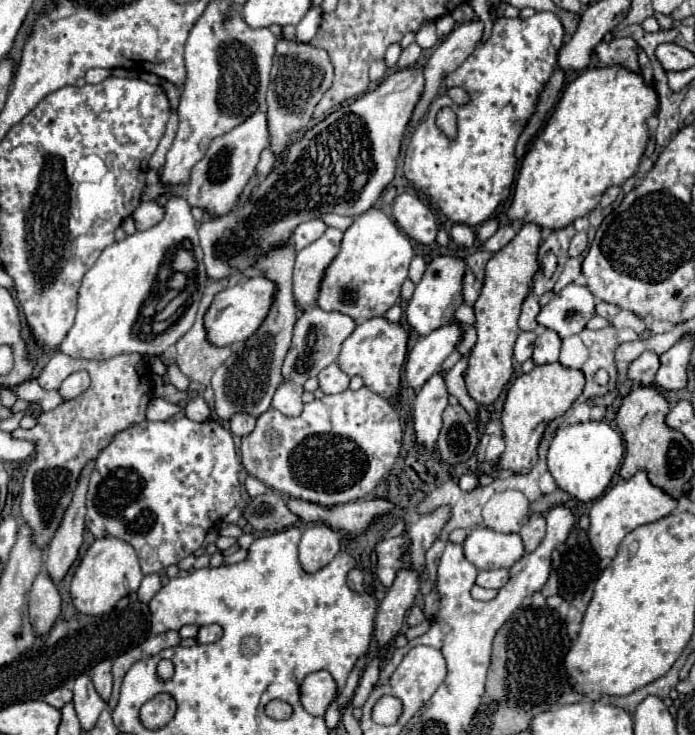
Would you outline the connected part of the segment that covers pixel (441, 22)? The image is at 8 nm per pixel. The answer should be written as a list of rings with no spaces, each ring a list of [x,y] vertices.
[[[444,14],[442,18],[438,18],[436,20],[436,32],[438,32],[438,38],[444,38],[444,36],[448,36],[450,34],[450,30],[454,28],[454,18],[450,16],[450,14]]]

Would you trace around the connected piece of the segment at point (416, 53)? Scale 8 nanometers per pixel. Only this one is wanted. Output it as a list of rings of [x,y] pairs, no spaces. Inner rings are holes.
[[[412,42],[408,48],[404,48],[404,50],[402,50],[402,56],[400,56],[400,60],[398,60],[398,68],[414,66],[414,64],[418,62],[420,54],[422,54],[422,48],[420,48],[416,42]]]

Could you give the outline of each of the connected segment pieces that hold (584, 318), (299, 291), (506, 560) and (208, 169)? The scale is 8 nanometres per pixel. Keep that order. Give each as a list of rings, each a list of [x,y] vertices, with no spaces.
[[[568,284],[538,314],[538,324],[558,332],[560,338],[580,334],[596,314],[596,298],[588,286]]]
[[[328,228],[316,242],[306,246],[296,254],[294,264],[294,298],[300,310],[314,306],[318,300],[318,282],[322,282],[322,274],[326,266],[336,258],[338,246],[342,242],[342,232],[336,228]]]
[[[474,528],[464,540],[464,556],[478,570],[510,568],[524,554],[520,534],[498,534],[486,528]]]
[[[256,110],[250,118],[246,118],[246,122],[238,124],[228,134],[222,134],[212,140],[206,156],[192,168],[190,184],[176,188],[162,188],[160,184],[148,184],[142,194],[142,200],[148,202],[148,200],[158,200],[160,196],[178,194],[182,198],[186,196],[190,206],[198,206],[208,214],[226,214],[236,204],[236,198],[242,194],[244,186],[254,174],[254,168],[260,160],[260,152],[268,142],[270,142],[270,134],[266,124],[266,112]]]

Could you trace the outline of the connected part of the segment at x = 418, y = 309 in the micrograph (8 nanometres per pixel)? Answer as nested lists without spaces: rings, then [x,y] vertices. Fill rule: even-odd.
[[[436,256],[426,266],[426,272],[422,280],[416,284],[414,296],[406,308],[406,320],[420,336],[428,336],[432,330],[452,322],[456,308],[462,304],[464,274],[466,274],[466,260],[458,256]]]

